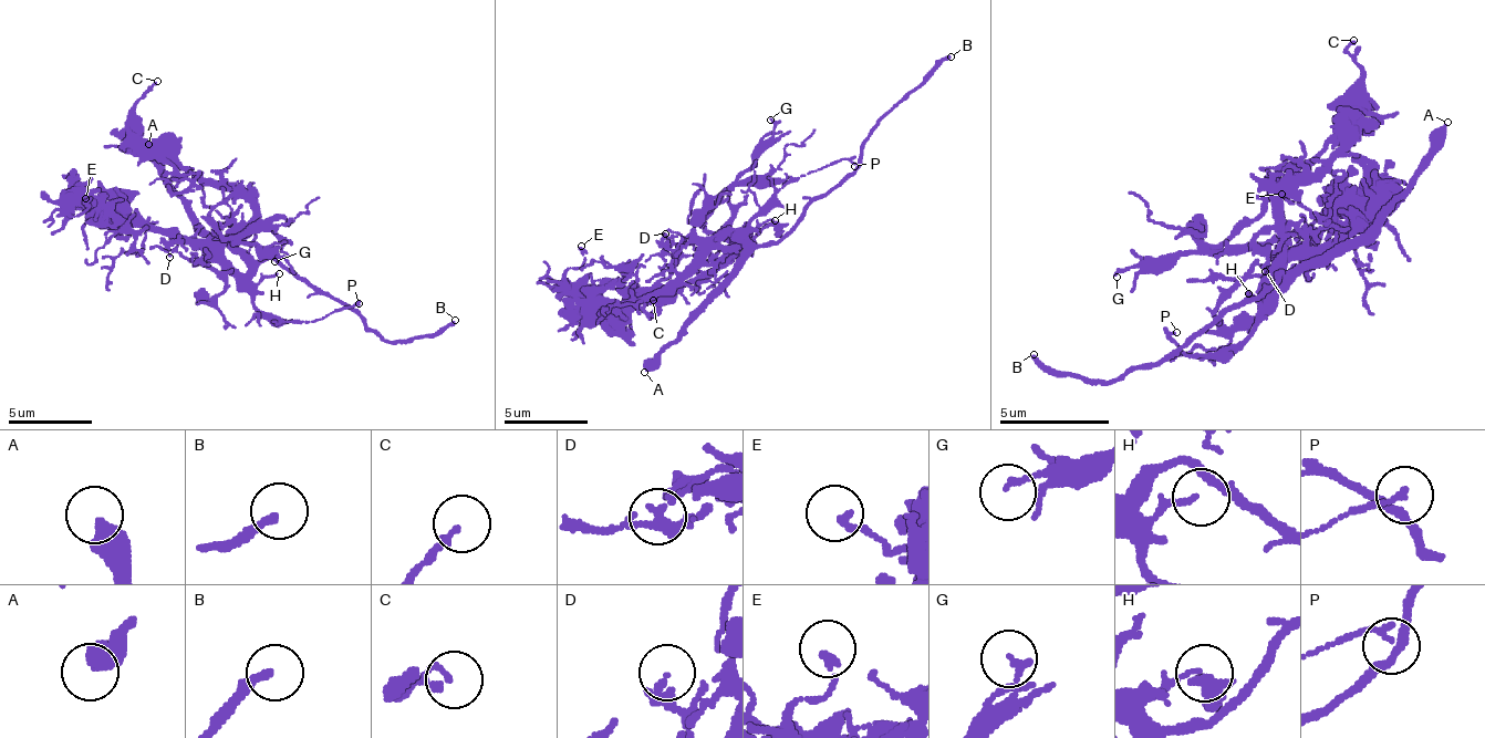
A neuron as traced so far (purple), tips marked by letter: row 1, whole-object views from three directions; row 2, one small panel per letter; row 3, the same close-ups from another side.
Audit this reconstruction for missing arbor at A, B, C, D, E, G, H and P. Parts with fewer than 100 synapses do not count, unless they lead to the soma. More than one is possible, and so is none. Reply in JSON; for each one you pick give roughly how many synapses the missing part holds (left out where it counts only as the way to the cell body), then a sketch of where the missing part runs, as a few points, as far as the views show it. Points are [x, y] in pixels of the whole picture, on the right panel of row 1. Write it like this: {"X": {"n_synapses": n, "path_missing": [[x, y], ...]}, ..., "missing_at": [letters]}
{"A": {"n_synapses": 160}, "missing_at": ["A", "B"]}

